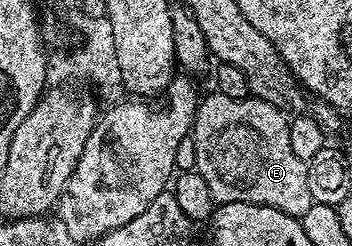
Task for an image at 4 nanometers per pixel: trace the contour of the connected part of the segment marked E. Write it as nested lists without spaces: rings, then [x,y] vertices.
[[[213,91],[210,97],[200,98],[193,120],[191,136],[195,143],[195,170],[211,187],[214,202],[251,203],[263,207],[275,207],[287,215],[301,218],[313,204],[311,190],[307,188],[307,167],[291,147],[290,118],[286,110],[252,95],[243,99],[227,99],[227,95]]]

